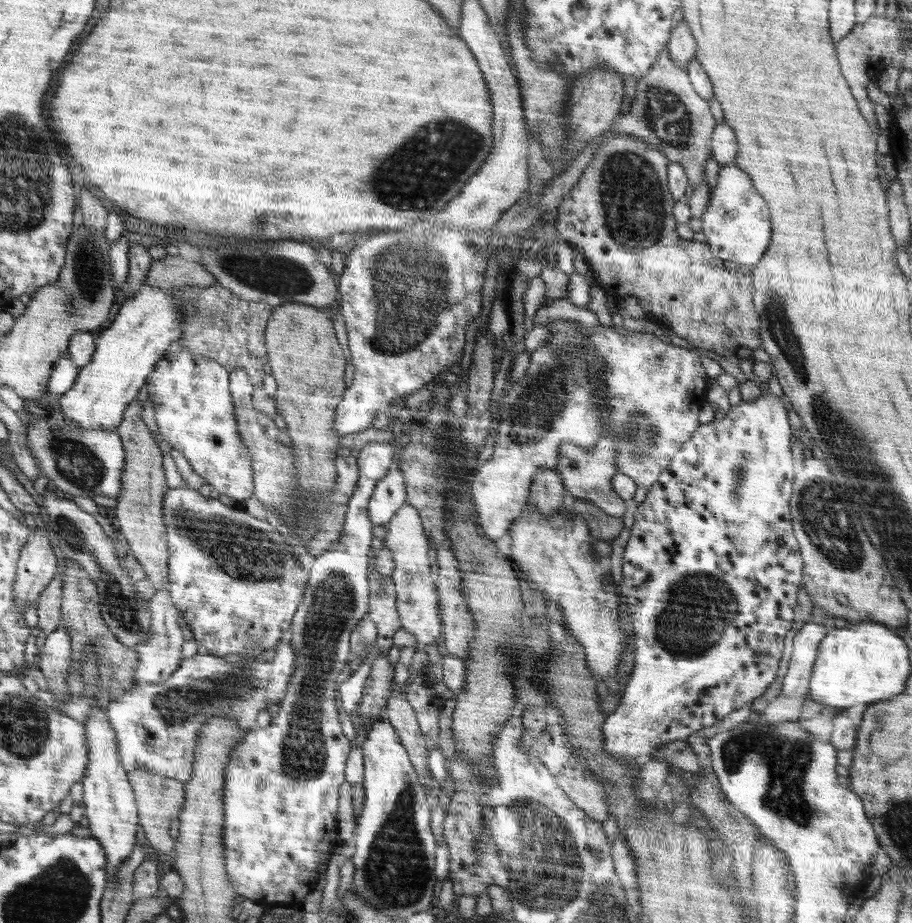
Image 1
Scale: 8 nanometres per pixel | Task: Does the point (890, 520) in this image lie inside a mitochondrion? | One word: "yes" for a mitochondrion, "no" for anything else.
yes

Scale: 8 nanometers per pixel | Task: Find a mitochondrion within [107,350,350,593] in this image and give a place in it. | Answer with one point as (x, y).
(241, 551)

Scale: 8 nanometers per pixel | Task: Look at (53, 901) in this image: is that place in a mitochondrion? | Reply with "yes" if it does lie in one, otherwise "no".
yes

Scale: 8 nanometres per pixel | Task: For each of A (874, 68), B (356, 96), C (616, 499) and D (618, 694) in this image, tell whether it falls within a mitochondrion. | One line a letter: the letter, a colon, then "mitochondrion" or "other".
A: other
B: other
C: other
D: other

